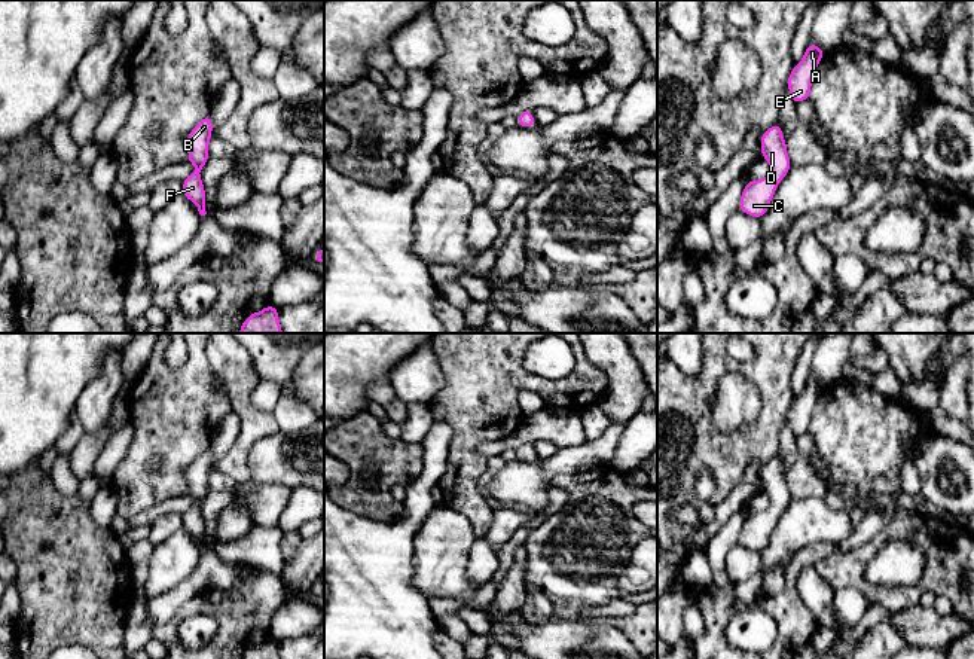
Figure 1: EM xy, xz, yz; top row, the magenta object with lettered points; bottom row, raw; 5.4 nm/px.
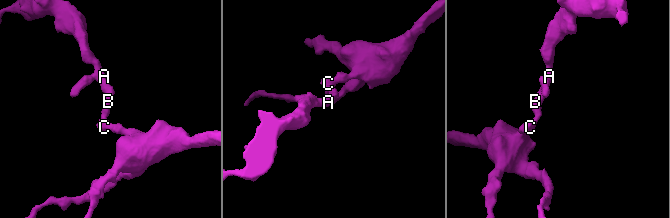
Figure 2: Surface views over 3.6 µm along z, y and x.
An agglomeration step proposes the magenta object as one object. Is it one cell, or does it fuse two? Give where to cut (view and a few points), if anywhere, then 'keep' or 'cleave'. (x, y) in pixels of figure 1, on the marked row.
no cut | keep

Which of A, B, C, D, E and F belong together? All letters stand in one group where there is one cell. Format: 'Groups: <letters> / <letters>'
Groups: A B C D E F

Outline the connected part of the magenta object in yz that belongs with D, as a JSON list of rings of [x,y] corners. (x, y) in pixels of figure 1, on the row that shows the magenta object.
[[[778,122],[763,132],[760,140],[761,156],[769,162],[770,173],[761,180],[745,183],[739,201],[739,210],[745,214],[761,219],[769,208],[778,184],[793,167],[785,143],[787,141]]]

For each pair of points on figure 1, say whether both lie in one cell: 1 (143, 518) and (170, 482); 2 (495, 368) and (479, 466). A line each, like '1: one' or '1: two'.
1: two
2: one

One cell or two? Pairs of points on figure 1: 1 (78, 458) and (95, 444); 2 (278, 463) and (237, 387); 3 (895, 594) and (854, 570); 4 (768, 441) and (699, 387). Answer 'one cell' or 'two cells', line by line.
1: one cell
2: two cells
3: one cell
4: one cell

